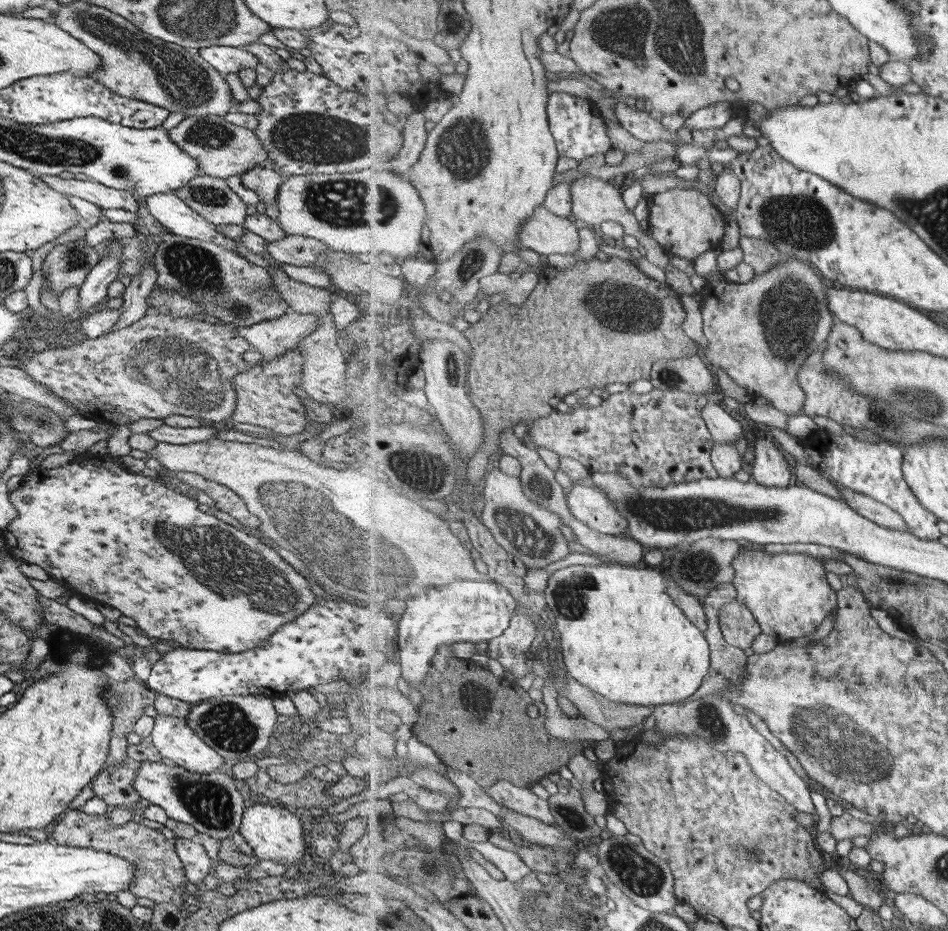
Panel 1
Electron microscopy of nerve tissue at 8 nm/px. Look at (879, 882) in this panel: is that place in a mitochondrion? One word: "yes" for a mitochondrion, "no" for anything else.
no

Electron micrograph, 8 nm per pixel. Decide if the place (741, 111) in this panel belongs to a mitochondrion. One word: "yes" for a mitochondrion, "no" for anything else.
no

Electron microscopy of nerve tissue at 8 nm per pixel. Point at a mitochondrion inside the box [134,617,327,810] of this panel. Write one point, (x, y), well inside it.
(228, 725)

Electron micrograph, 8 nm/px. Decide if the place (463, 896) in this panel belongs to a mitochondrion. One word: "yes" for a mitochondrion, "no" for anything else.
no

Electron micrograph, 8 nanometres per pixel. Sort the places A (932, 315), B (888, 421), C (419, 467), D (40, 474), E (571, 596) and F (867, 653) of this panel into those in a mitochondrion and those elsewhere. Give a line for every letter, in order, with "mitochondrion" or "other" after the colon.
A: other
B: mitochondrion
C: mitochondrion
D: other
E: mitochondrion
F: other

